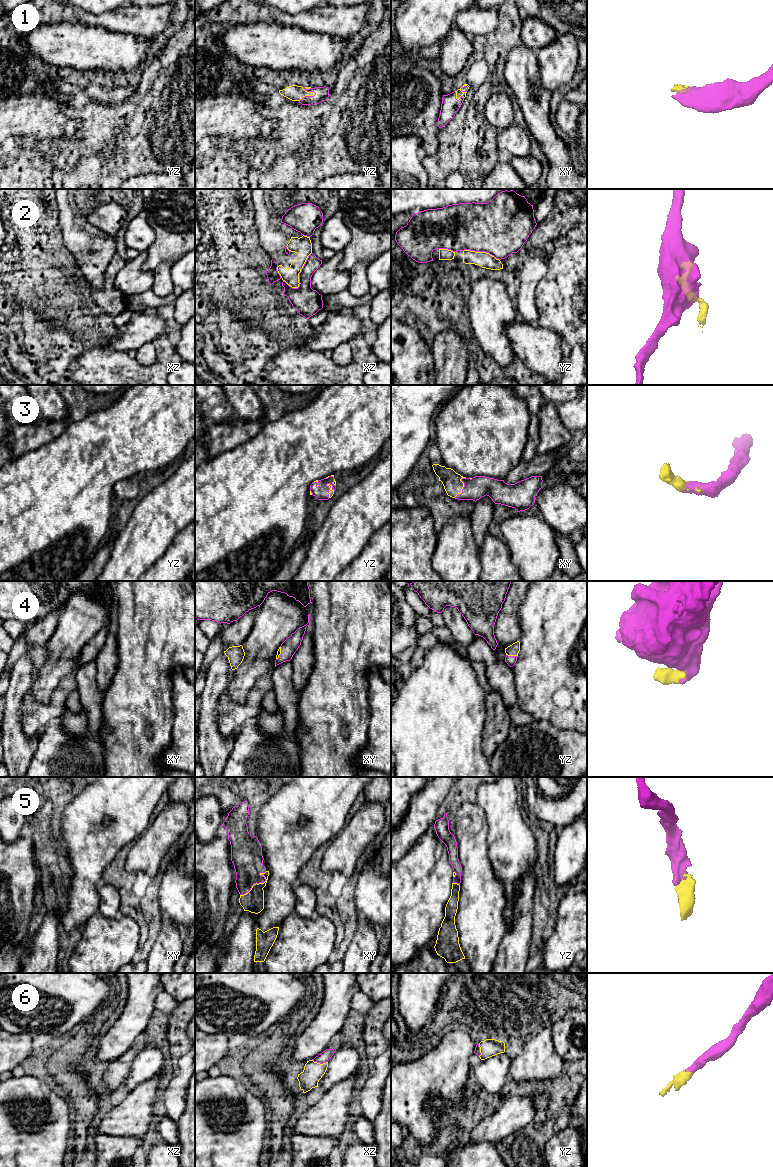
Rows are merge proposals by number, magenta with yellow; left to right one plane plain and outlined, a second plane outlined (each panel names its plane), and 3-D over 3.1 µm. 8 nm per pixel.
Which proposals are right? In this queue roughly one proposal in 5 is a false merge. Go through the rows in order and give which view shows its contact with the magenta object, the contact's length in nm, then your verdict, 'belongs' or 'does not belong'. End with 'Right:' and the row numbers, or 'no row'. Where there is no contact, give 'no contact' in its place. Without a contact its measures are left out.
1: contact in yz; length 150 nm; belongs
2: contact in xz; length 340 nm; does not belong
3: contact in xy; length 190 nm; belongs
4: contact in yz; length 90 nm; belongs
5: contact in xy; length 300 nm; belongs
6: contact in xz; length 130 nm; belongs
Right: 1, 3, 4, 5, 6

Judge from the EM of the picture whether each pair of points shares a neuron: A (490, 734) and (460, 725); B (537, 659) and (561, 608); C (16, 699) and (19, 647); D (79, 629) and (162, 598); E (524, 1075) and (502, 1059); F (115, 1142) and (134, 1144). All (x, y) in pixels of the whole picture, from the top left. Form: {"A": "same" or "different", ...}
{"A": "different", "B": "same", "C": "different", "D": "different", "E": "different", "F": "same"}

